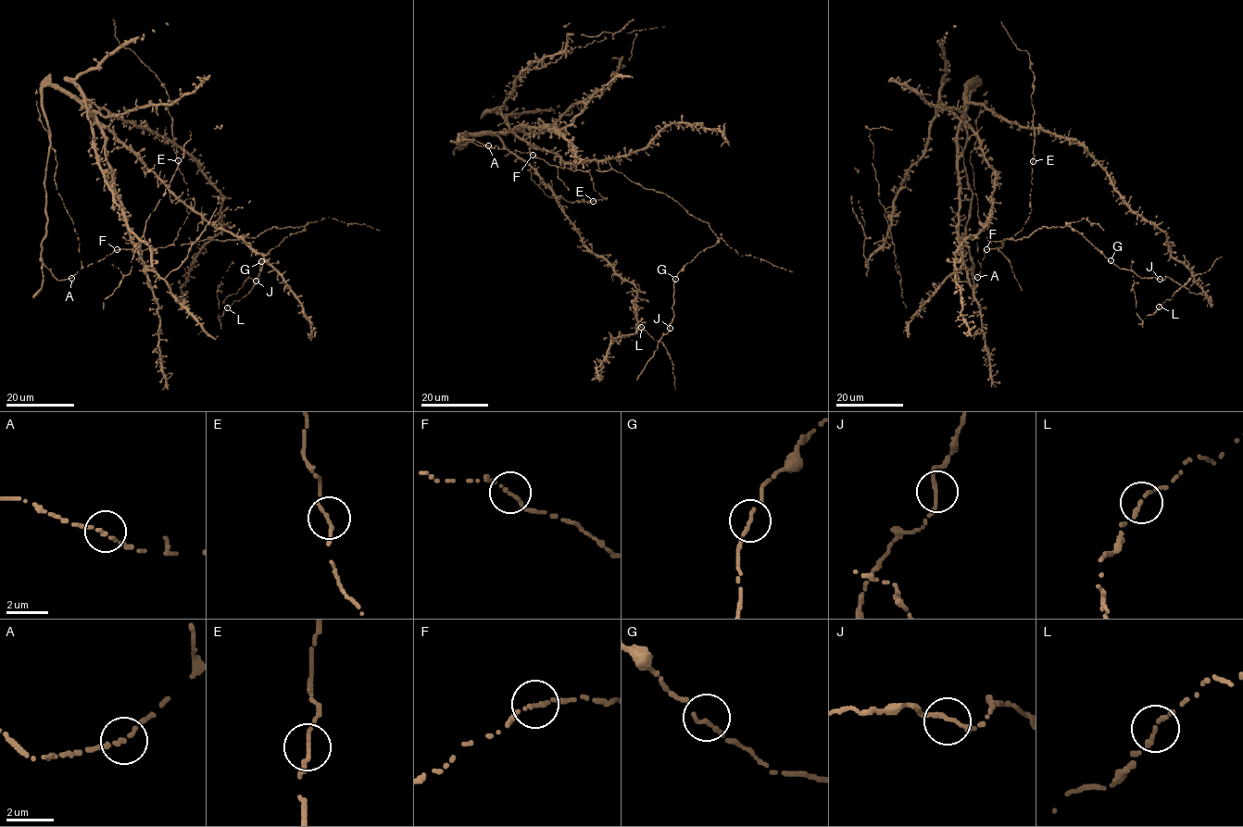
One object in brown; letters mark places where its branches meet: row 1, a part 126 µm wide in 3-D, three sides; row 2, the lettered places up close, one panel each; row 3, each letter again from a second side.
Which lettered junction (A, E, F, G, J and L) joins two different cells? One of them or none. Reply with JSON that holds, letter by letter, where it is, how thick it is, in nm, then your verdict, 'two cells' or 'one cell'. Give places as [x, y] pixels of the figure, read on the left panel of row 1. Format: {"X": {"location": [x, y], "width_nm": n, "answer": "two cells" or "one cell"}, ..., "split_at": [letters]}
{"A": {"location": [71, 278], "width_nm": 190, "answer": "one cell"}, "E": {"location": [178, 160], "width_nm": 170, "answer": "one cell"}, "F": {"location": [117, 249], "width_nm": 170, "answer": "one cell"}, "G": {"location": [261, 261], "width_nm": 170, "answer": "one cell"}, "J": {"location": [256, 281], "width_nm": 170, "answer": "one cell"}, "L": {"location": [227, 307], "width_nm": 200, "answer": "two cells"}, "split_at": ["L"]}

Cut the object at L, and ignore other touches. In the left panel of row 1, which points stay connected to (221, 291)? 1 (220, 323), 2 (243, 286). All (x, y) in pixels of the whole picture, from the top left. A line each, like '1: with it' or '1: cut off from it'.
1: with it
2: cut off from it

